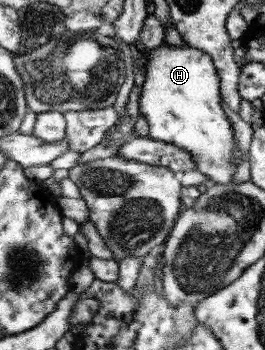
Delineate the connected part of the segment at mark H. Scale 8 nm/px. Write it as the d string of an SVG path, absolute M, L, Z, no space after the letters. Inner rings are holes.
M186 43L181 47L170 44L162 45L160 48L148 50L148 53L147 76L141 86L138 102L140 111L145 114L149 122L150 138L185 148L190 152L191 157L195 158L197 170L207 174L212 182L231 183L238 165L235 164L237 142L234 139L232 124L222 110L221 78L213 56Z

